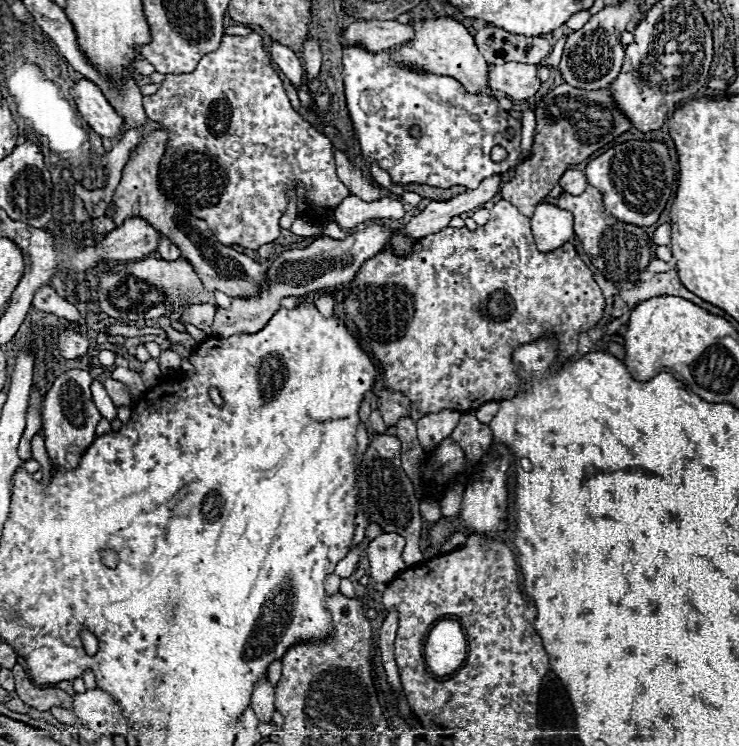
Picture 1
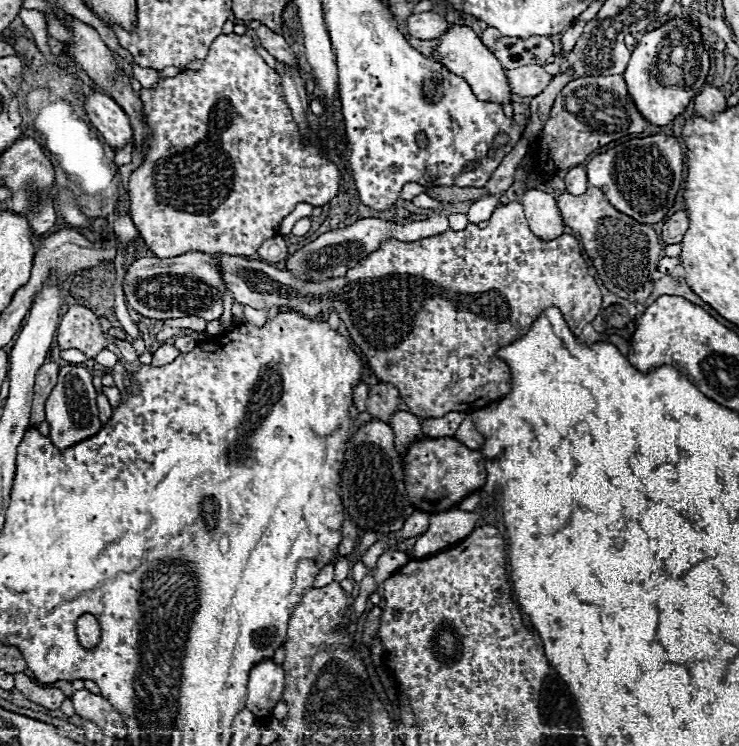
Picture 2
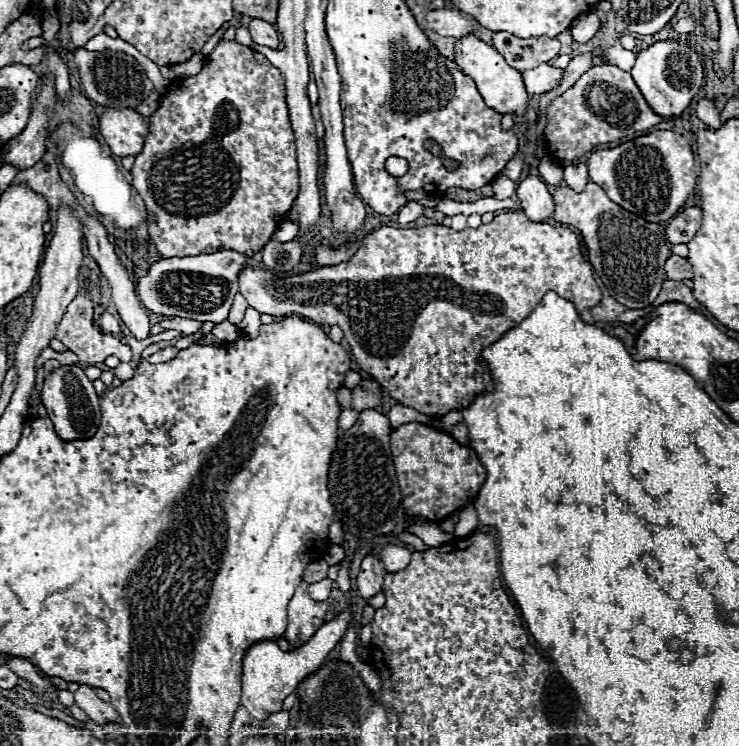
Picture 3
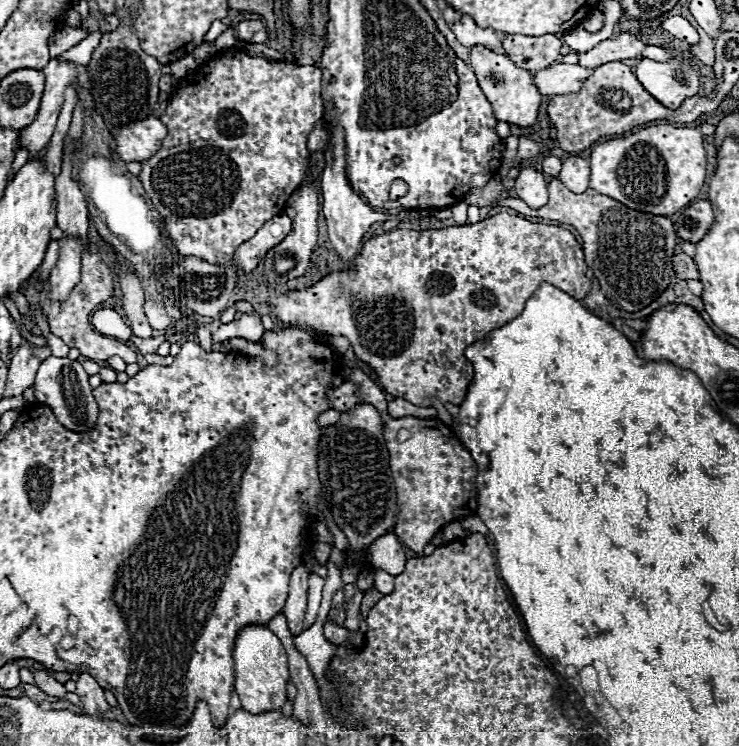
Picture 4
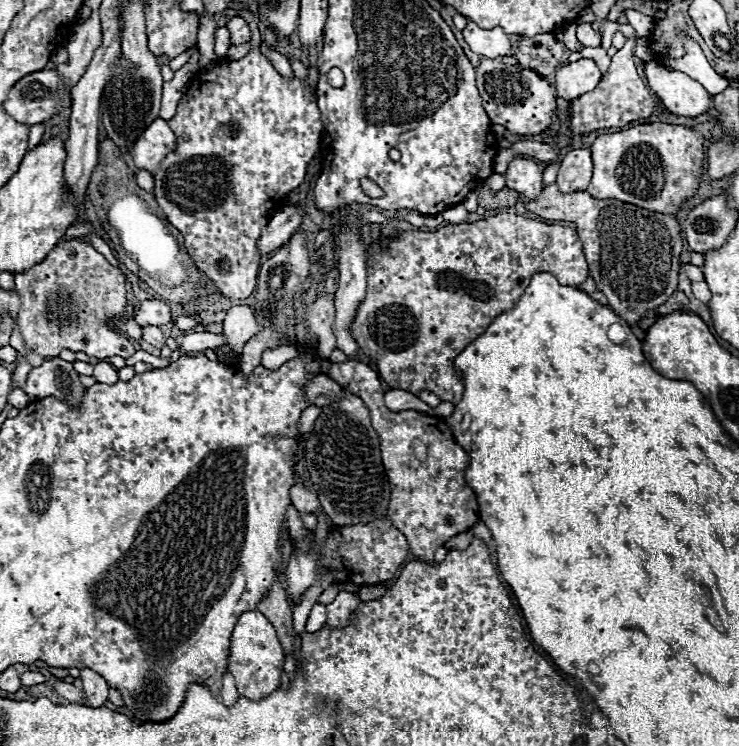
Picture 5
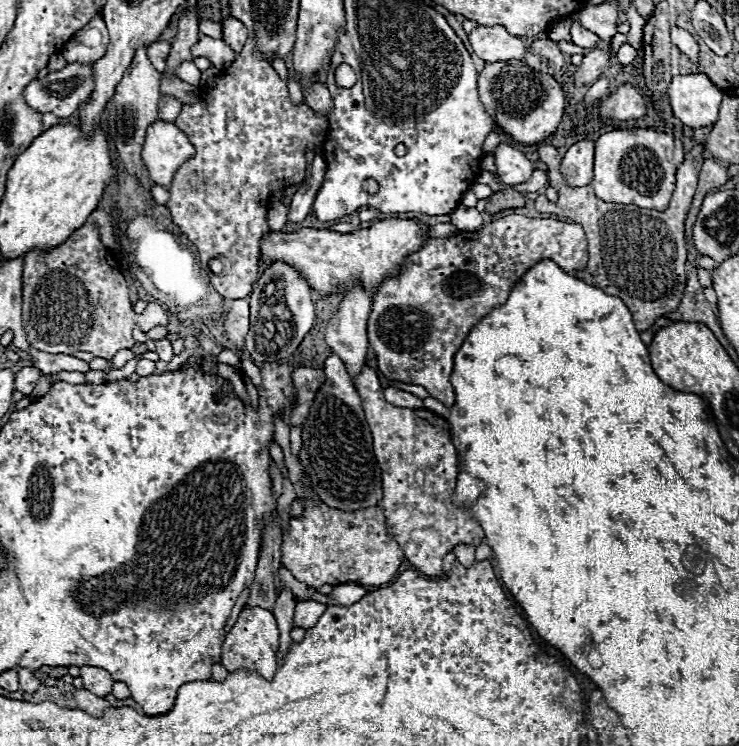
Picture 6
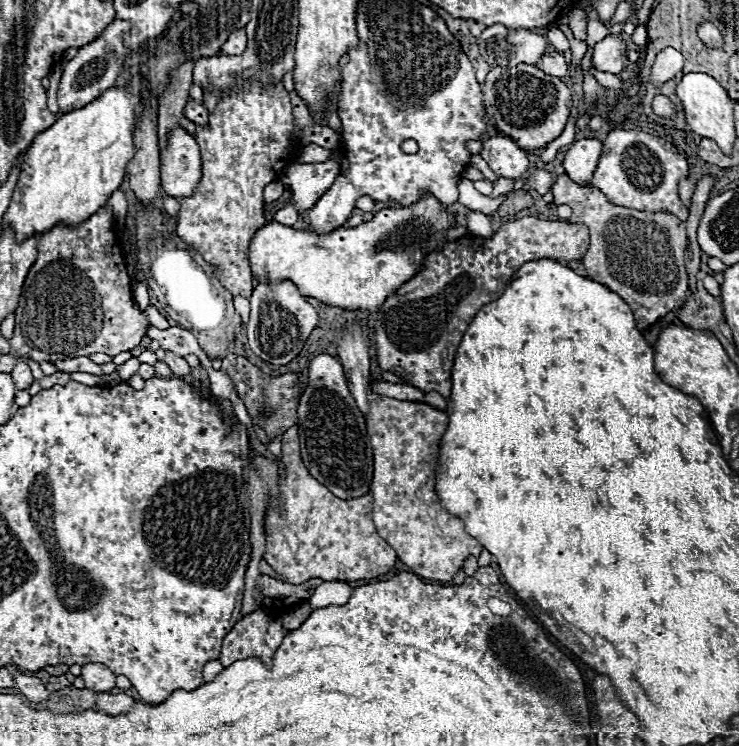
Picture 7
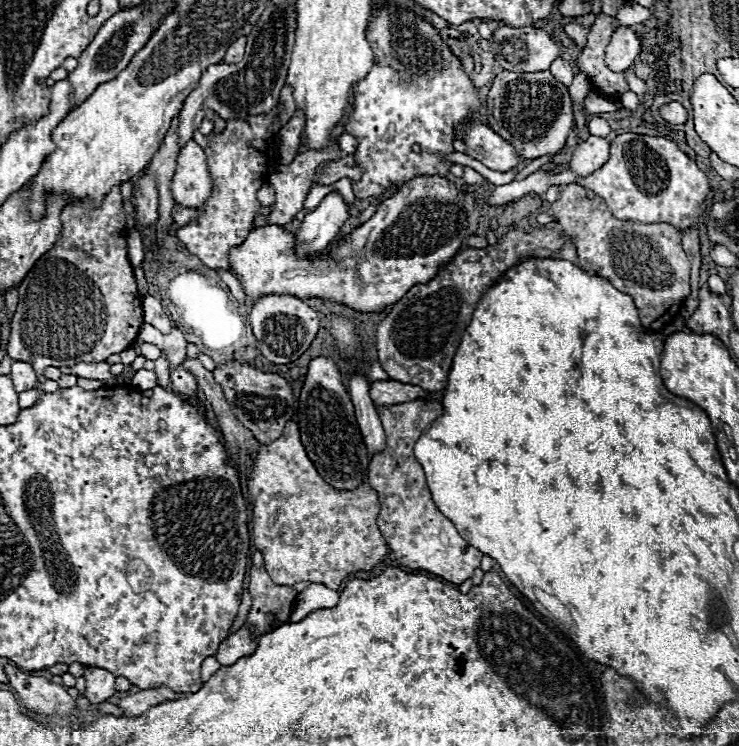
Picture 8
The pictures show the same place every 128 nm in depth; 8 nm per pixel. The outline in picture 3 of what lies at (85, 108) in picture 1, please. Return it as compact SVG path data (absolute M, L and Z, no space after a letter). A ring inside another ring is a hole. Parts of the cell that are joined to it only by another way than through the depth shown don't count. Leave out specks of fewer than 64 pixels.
M104 108L98 120L98 130L108 142L112 154L124 158L142 152L142 144L148 134L148 122L140 114L126 108Z

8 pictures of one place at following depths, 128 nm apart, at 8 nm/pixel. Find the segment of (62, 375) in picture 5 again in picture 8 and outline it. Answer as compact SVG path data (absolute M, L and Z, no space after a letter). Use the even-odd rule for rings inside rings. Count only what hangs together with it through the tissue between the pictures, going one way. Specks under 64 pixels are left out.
M14 362L14 364L12 364L10 378L12 378L12 382L14 382L16 392L30 390L30 388L34 388L34 384L36 384L36 372L34 372L34 368L32 368L30 364L26 364L26 362Z

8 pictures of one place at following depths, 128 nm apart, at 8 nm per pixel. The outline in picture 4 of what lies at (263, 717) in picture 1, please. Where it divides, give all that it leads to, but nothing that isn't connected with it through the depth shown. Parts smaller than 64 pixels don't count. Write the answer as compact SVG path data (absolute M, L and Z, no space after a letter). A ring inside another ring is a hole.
M246 626L234 646L234 666L236 666L236 694L242 700L242 708L250 714L262 714L270 710L280 710L286 702L286 684L290 682L288 656L284 646L264 626Z

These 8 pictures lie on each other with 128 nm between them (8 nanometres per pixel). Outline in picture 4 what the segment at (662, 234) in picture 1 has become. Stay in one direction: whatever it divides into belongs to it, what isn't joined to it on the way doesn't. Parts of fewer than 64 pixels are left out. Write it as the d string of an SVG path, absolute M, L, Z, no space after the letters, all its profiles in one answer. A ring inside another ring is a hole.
M698 200L692 204L688 210L682 212L682 216L676 220L676 236L682 242L692 242L696 244L712 226L714 214L712 214L712 204L708 200Z

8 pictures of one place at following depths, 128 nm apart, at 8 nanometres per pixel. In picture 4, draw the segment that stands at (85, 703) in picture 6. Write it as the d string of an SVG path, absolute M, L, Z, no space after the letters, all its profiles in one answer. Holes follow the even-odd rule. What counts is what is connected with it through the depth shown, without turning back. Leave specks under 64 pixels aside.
M30 668L30 672L32 672L34 680L36 680L36 686L38 686L42 692L46 692L48 696L56 696L56 698L64 698L64 696L66 696L64 684L56 682L56 680L54 680L52 676L48 676L46 672L34 670L34 668Z

